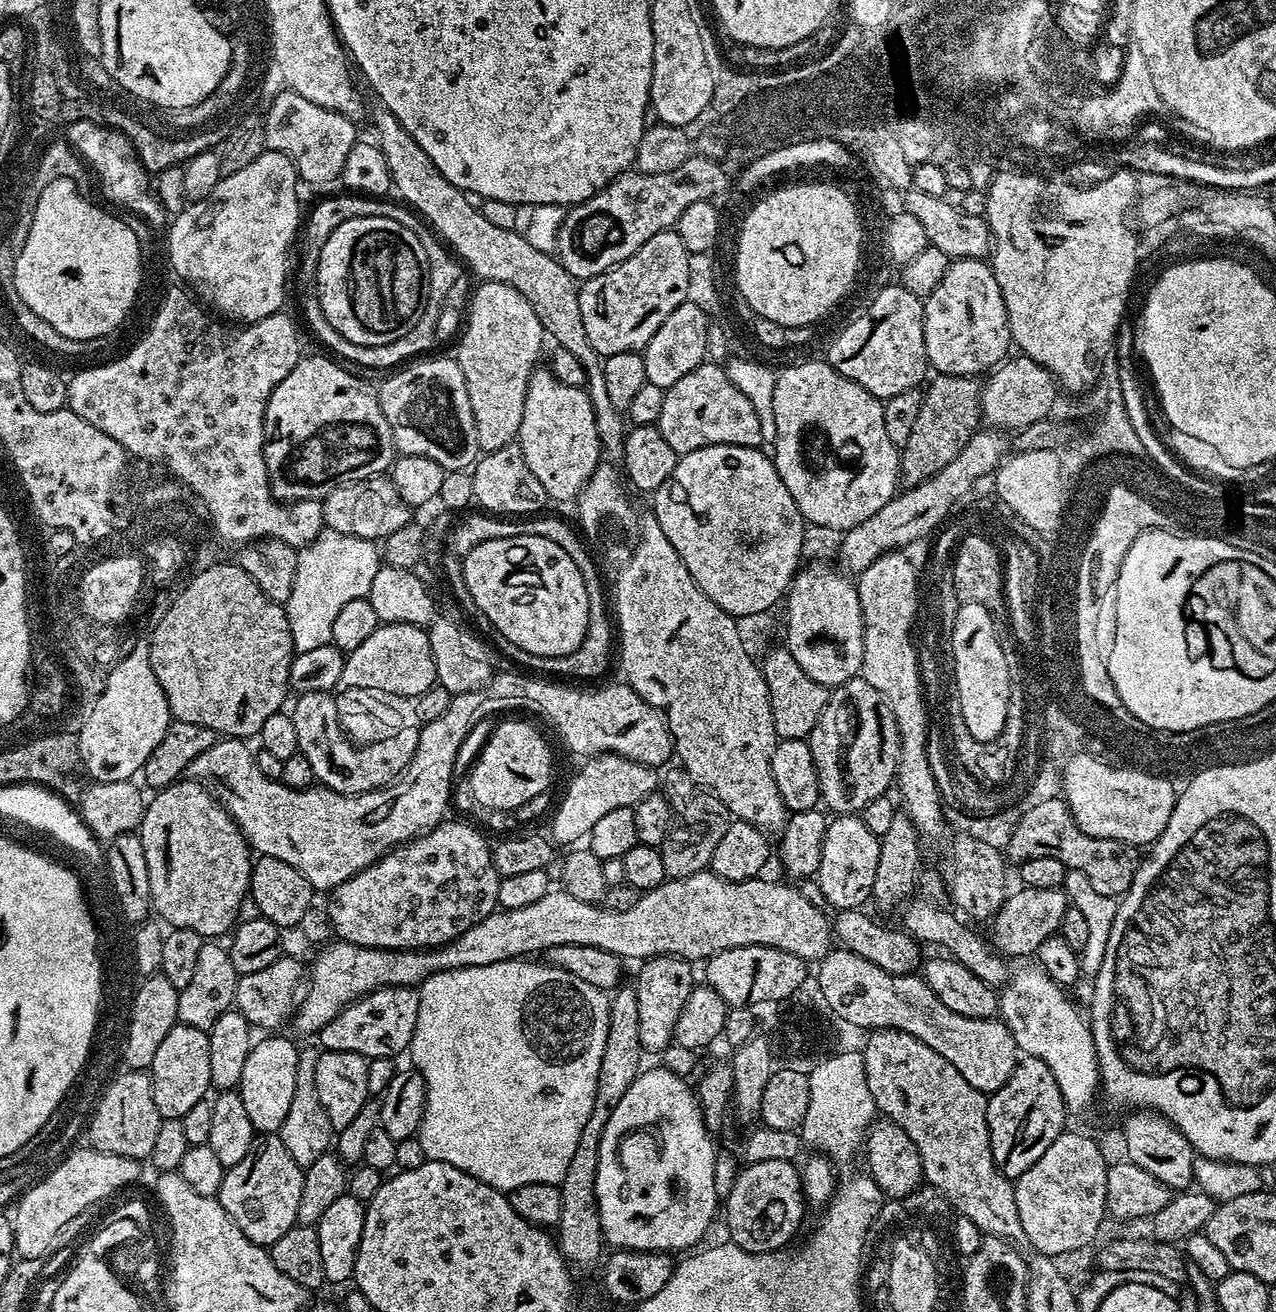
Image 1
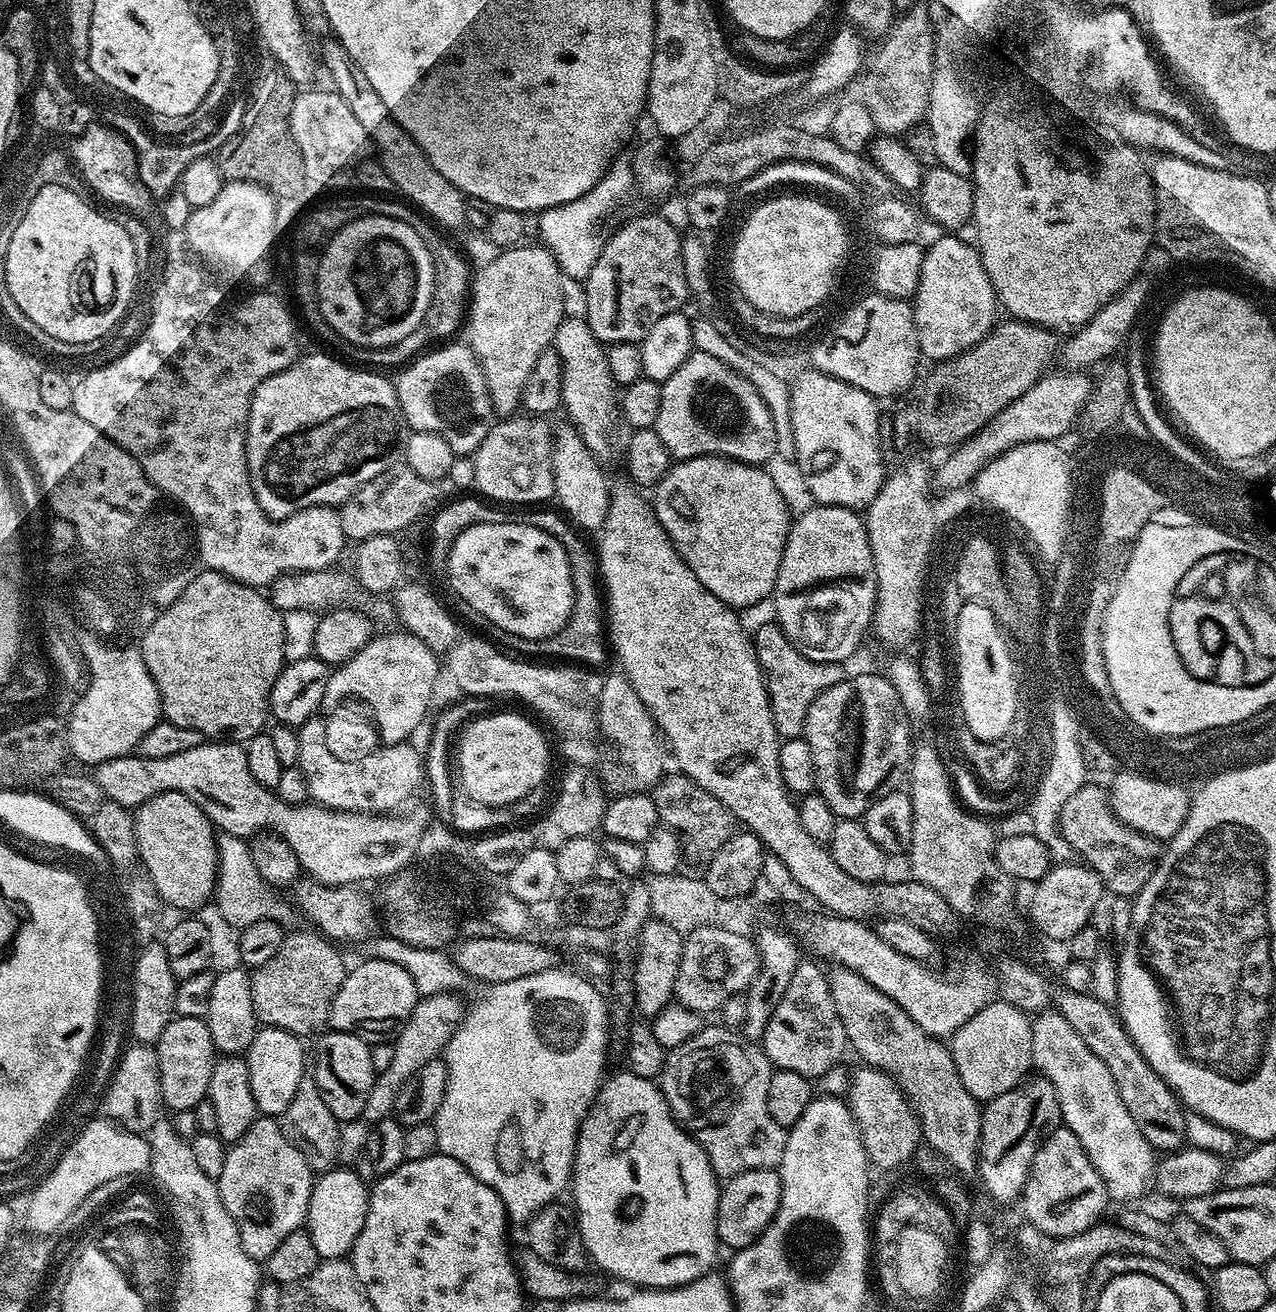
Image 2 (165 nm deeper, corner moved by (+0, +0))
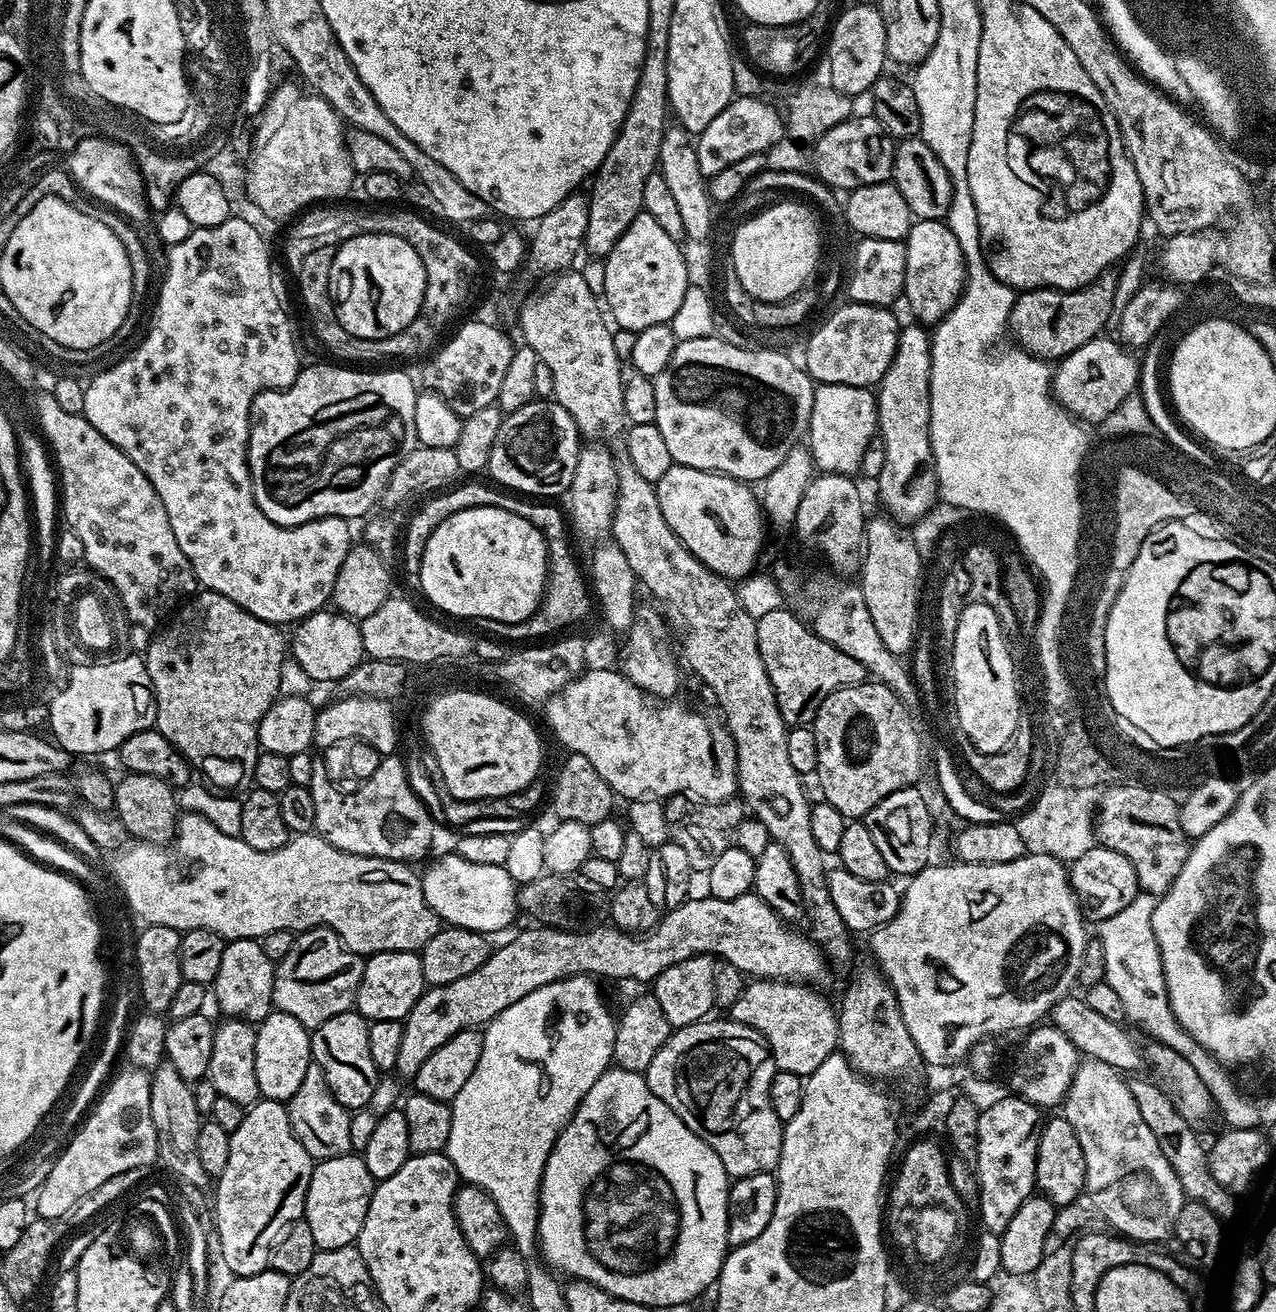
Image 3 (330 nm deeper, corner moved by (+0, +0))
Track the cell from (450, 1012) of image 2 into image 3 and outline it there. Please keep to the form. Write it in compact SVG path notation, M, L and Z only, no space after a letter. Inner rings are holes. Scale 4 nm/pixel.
M754 891L742 894L738 898L714 898L711 894L704 894L701 900L689 898L677 908L667 909L661 915L660 921L649 932L643 934L622 932L615 926L607 926L608 928L593 926L579 932L567 932L543 926L531 927L525 932L518 933L513 940L506 941L501 948L497 947L486 958L486 962L482 962L482 966L474 970L474 974L466 974L466 978L458 978L458 982L429 987L420 995L418 1002L402 1022L404 1029L402 1046L398 1049L395 1071L397 1077L416 1077L422 1062L426 1062L426 1058L430 1058L430 1054L434 1054L434 1050L438 1050L442 1042L454 1038L454 1034L467 1028L479 1029L481 1026L487 1026L495 1016L502 1014L502 1010L506 1010L506 1006L514 1006L518 998L526 998L526 994L547 984L565 980L568 976L587 978L605 976L608 980L655 982L670 966L686 962L686 958L705 954L711 954L725 964L732 964L739 972L743 972L745 977L761 980L794 980L820 986L820 983L827 978L828 972L830 973L830 965L811 935L803 931L800 933L796 926L786 922Z

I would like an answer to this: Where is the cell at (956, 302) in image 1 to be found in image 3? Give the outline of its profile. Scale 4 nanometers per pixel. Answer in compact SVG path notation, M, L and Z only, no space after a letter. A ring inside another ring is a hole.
M916 220L908 232L907 240L903 241L906 250L906 282L904 283L903 299L908 300L908 308L915 319L925 326L939 324L941 318L947 314L964 291L966 279L966 257L960 239L950 230L944 220Z

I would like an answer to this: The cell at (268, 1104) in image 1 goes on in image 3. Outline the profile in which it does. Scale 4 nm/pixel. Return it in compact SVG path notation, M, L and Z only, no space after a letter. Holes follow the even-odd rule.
M272 1011L256 1028L256 1045L254 1046L254 1074L258 1074L258 1090L265 1100L287 1102L298 1090L312 1059L312 1037L309 1029L290 1018L285 1012Z

